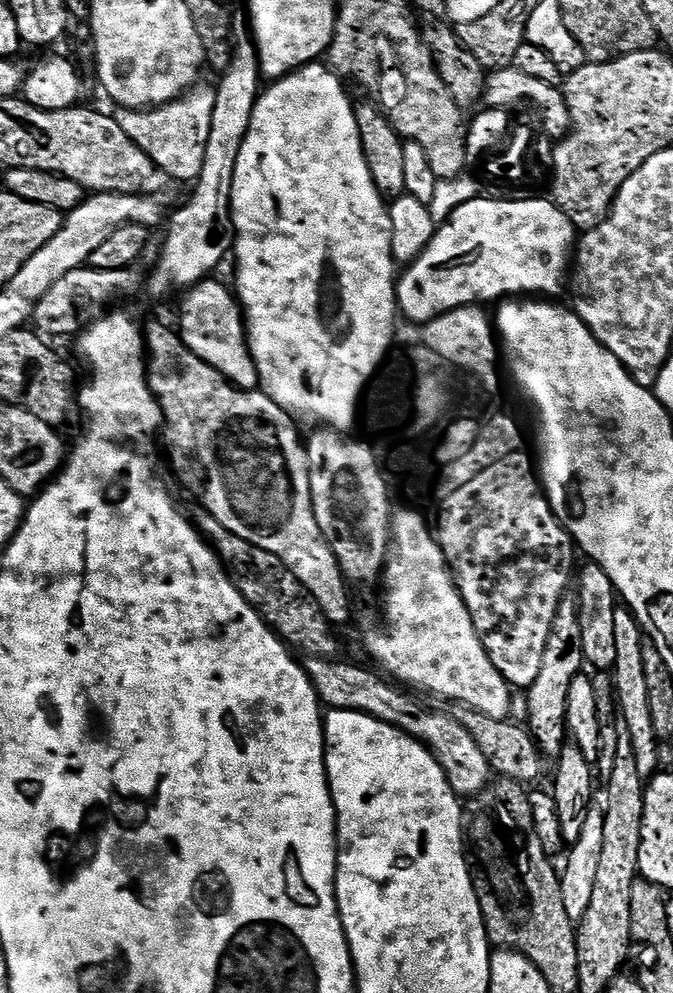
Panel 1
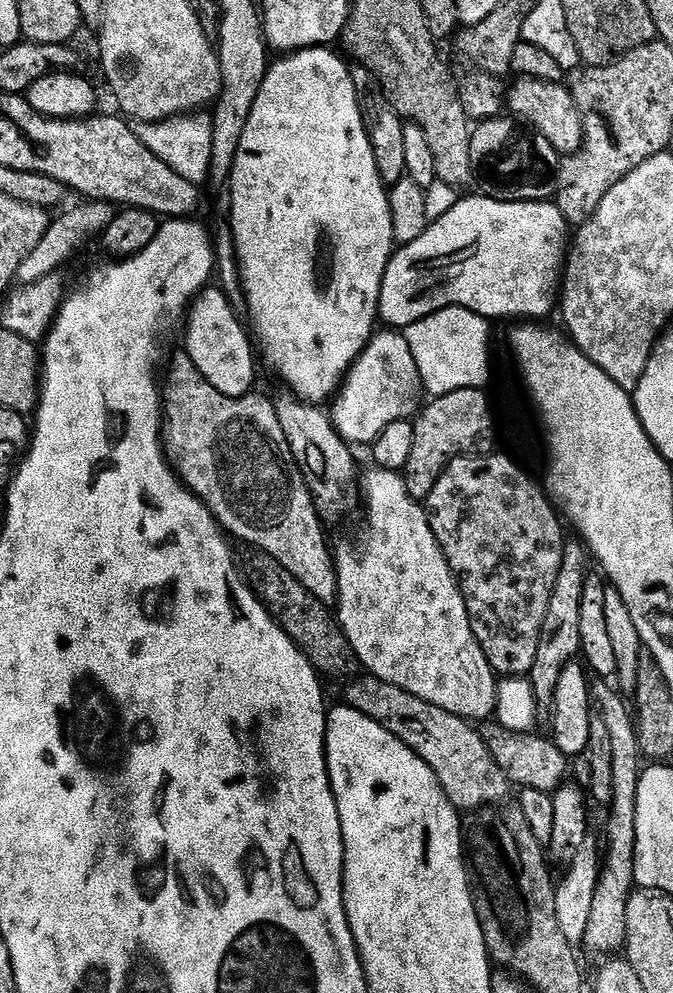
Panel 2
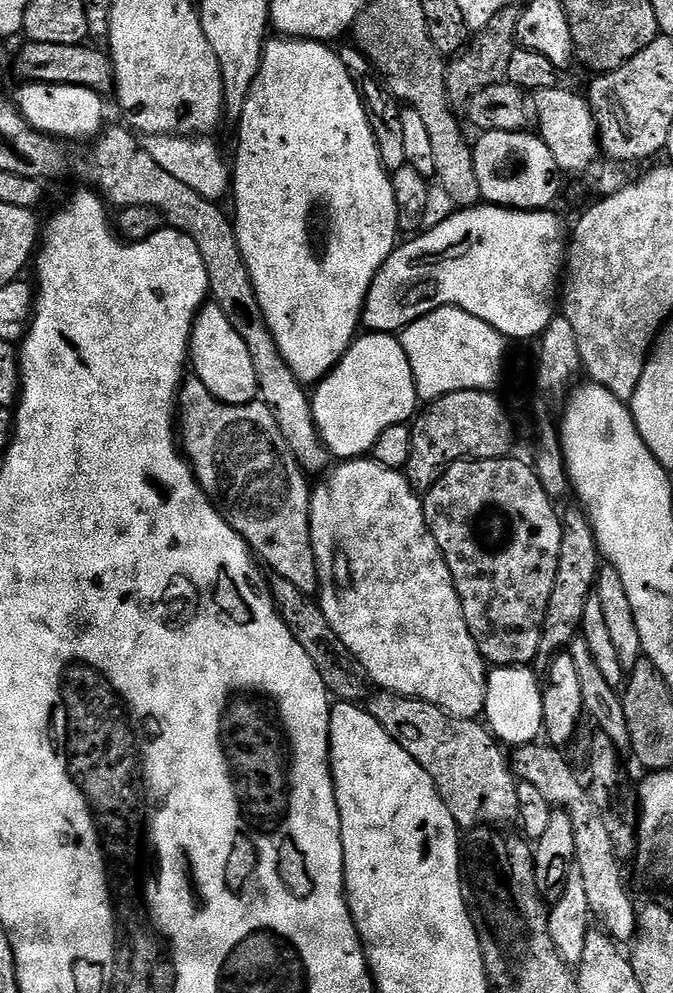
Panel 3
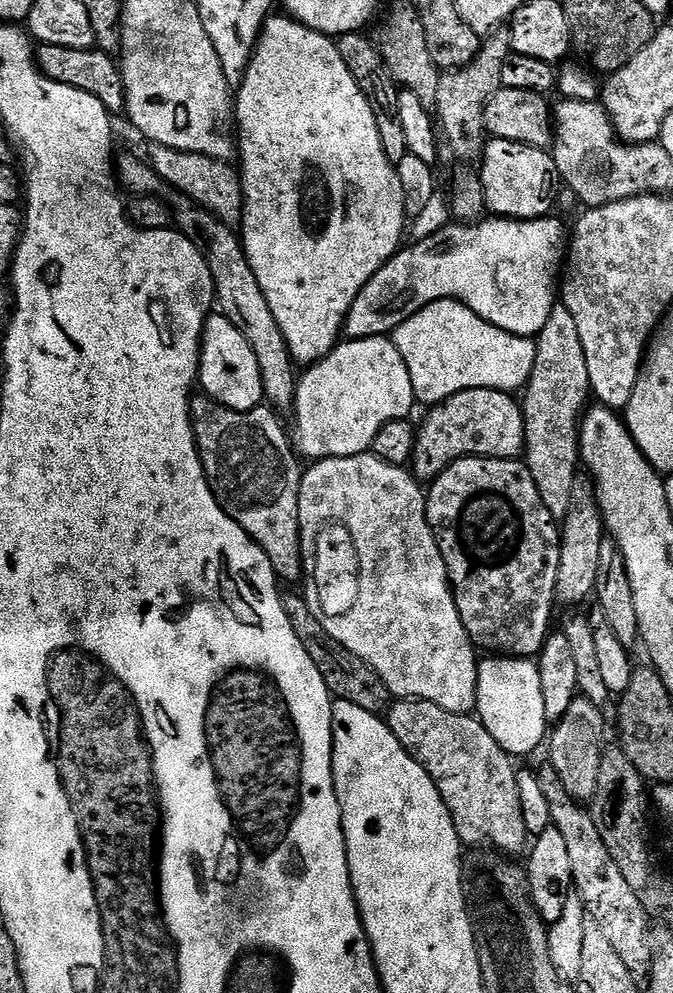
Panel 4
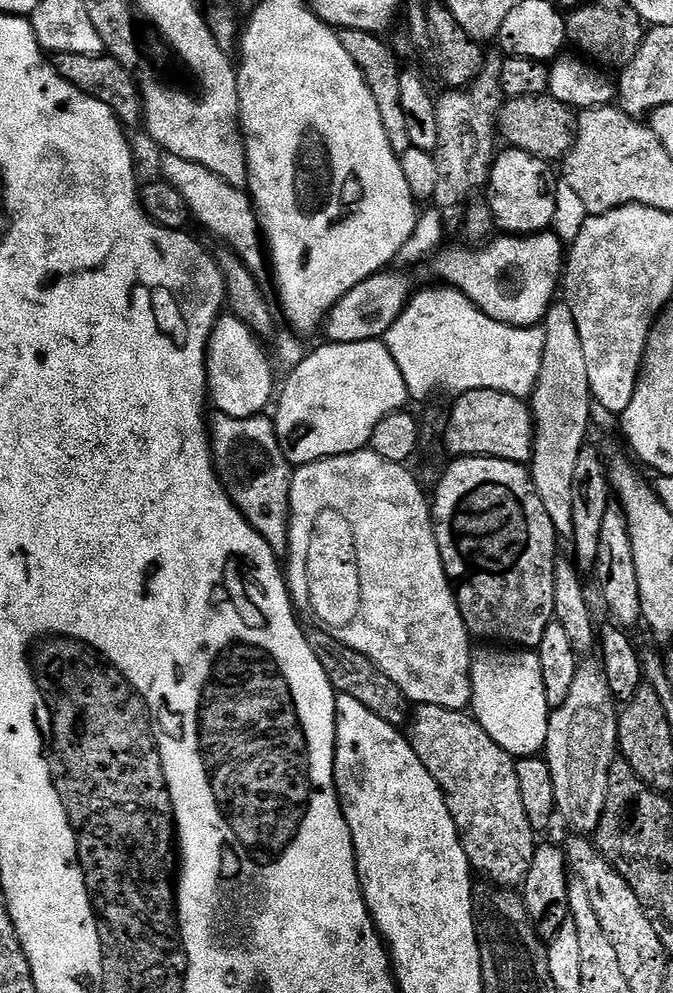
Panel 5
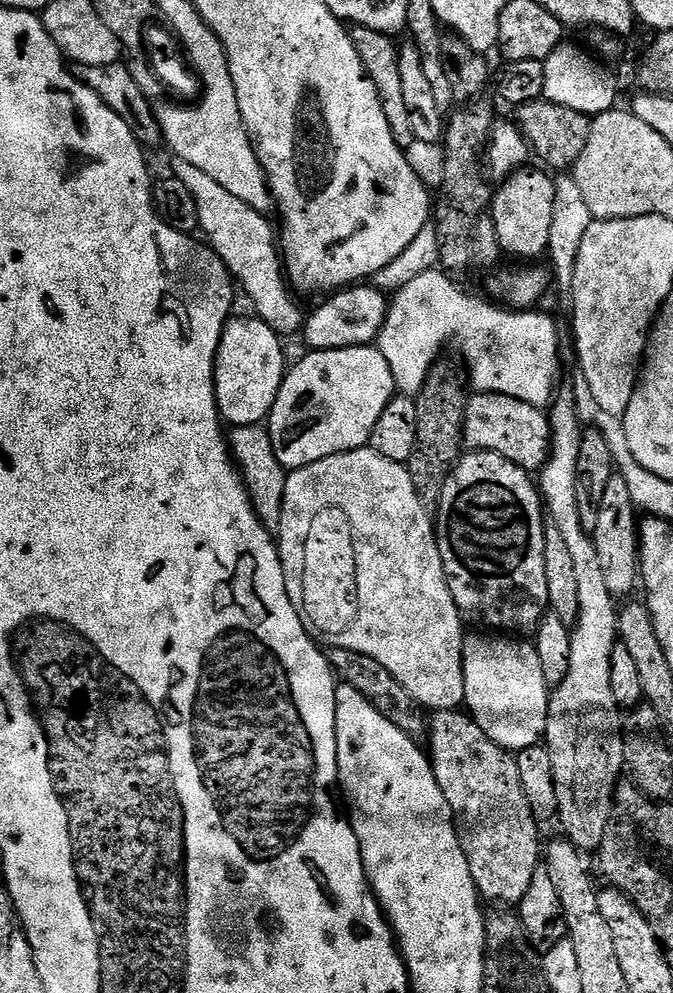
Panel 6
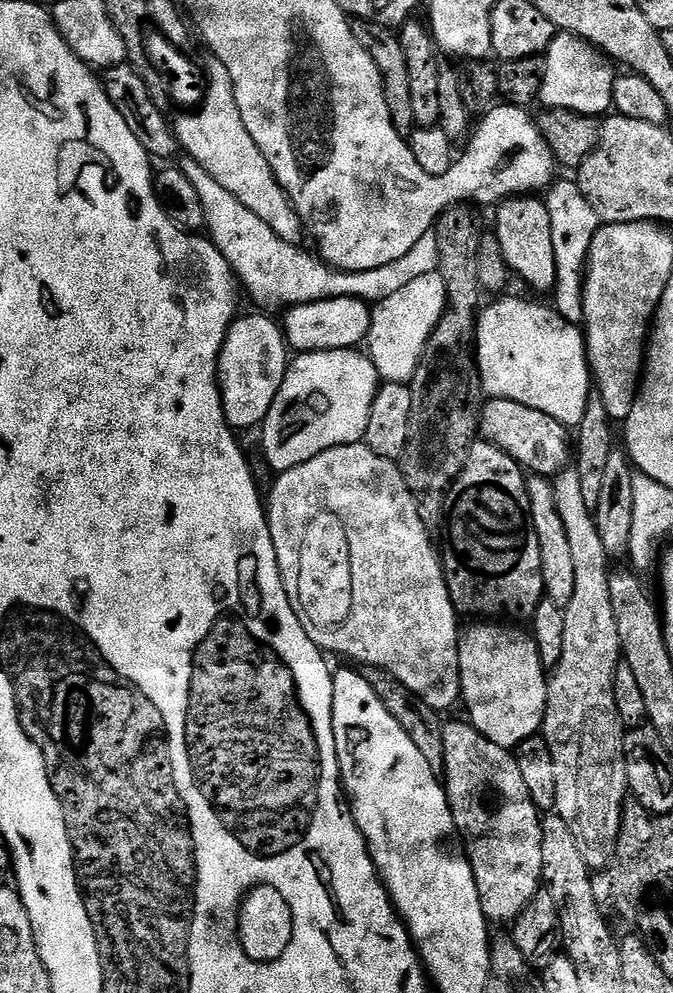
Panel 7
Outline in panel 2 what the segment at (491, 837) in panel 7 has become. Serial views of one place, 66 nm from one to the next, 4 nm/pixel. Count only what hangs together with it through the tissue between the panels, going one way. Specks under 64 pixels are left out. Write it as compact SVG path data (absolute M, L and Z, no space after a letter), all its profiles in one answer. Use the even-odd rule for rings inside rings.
M364 674L353 679L348 686L349 688L344 692L343 703L349 708L366 714L366 718L378 722L386 730L390 730L390 734L394 734L403 744L410 746L410 750L414 750L414 754L418 754L418 758L425 760L430 766L430 770L434 770L446 798L461 813L471 814L480 808L491 808L507 801L504 799L508 796L510 785L506 774L498 766L498 762L494 762L486 742L469 721L463 720L461 716L450 714L446 710L442 710L438 706L434 706L390 682L382 682L371 674Z

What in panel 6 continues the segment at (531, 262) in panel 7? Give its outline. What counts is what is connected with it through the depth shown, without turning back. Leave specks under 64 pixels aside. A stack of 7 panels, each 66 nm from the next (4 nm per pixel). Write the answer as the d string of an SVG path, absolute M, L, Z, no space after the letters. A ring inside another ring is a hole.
M547 171L513 172L495 189L490 205L490 215L498 230L498 242L505 253L521 256L521 261L532 262L535 256L543 257L550 242L550 226L553 225L555 182Z

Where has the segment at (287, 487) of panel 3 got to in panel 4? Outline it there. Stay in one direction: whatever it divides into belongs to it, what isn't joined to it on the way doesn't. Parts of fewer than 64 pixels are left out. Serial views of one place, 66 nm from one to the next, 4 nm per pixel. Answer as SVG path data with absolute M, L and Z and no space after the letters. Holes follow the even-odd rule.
M203 394L192 400L192 429L210 490L222 510L262 546L277 577L281 581L296 580L302 576L298 518L302 464L285 425L283 428L275 415L279 416L268 406L249 412L230 410Z

